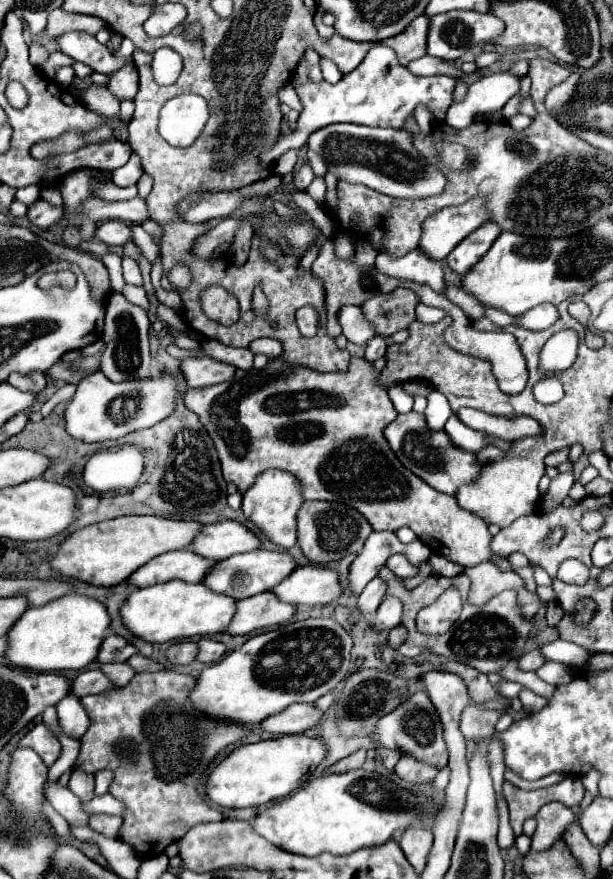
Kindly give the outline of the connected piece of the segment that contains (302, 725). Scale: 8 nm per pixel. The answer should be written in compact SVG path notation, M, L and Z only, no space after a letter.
M291 704L291 708L285 708L283 712L269 716L261 726L261 730L283 736L283 734L305 734L311 728L319 724L323 716L323 710L319 710L315 704Z

